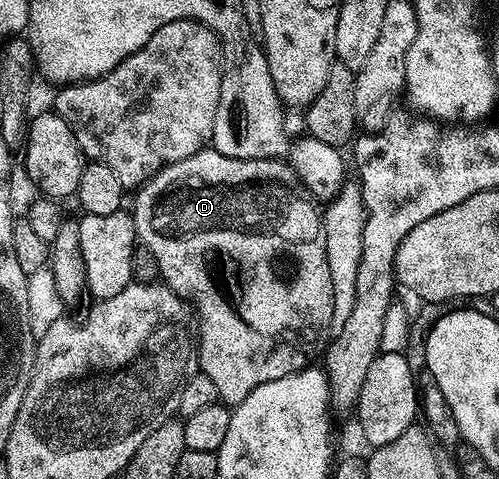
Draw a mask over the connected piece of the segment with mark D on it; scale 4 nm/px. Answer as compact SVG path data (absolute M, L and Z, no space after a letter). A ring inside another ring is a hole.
M206 146L200 152L191 154L191 158L183 158L179 162L161 168L150 180L146 180L140 188L136 189L134 196L137 197L133 200L131 215L135 222L138 241L144 248L151 250L151 254L155 254L155 262L159 262L160 279L163 283L171 291L188 298L195 307L195 314L199 319L199 368L207 374L207 378L211 378L211 382L215 382L215 390L220 403L235 406L243 402L243 398L247 398L247 394L251 394L255 386L263 382L275 382L275 378L287 378L287 374L292 372L301 372L316 361L313 360L316 356L318 359L335 324L332 310L335 301L332 293L331 271L327 266L327 246L324 240L322 213L319 208L317 210L318 205L306 195L305 186L297 177L297 169L292 163L284 159L227 158L227 154L219 154L211 146ZM280 256L286 256L291 263L297 264L297 277L290 284L281 280L276 266L273 265L273 260L279 259Z

